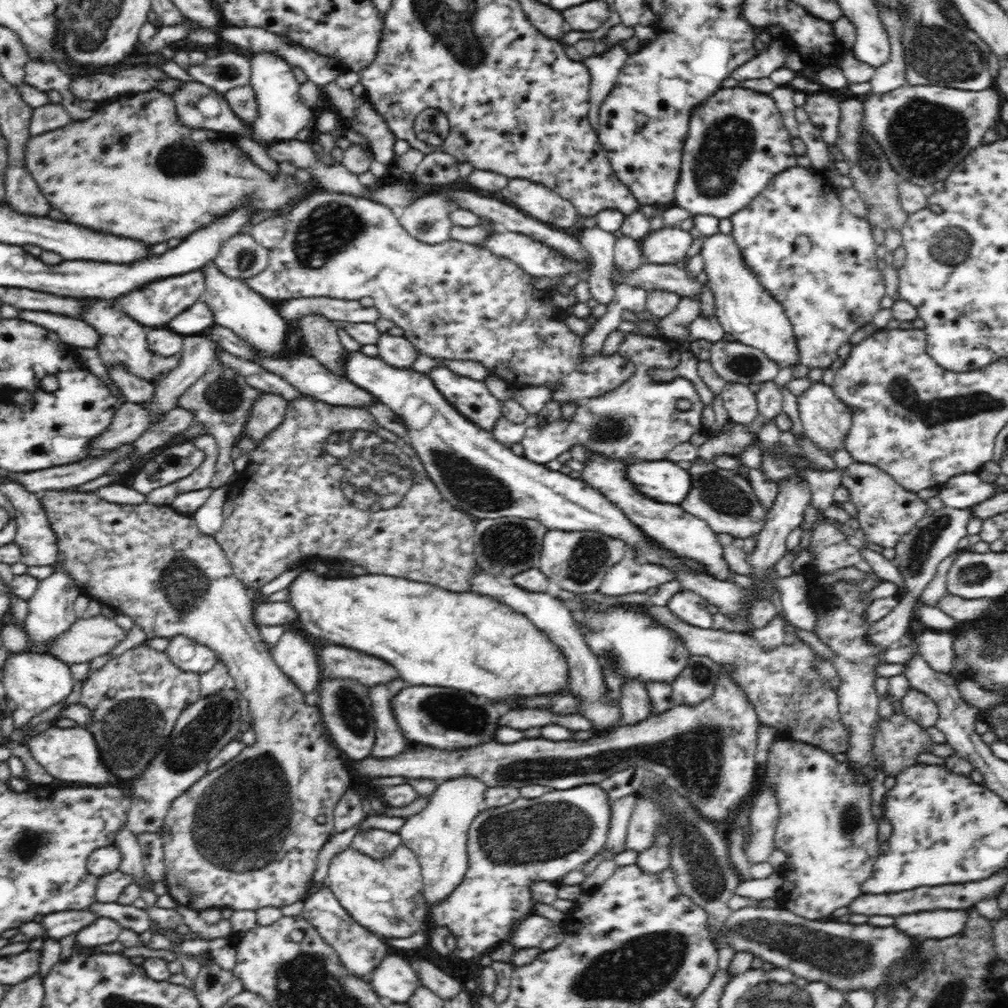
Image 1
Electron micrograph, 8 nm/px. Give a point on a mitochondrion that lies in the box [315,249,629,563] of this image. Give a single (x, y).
(473, 487)

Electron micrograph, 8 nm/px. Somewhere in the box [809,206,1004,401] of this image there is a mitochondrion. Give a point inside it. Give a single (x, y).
(951, 246)

